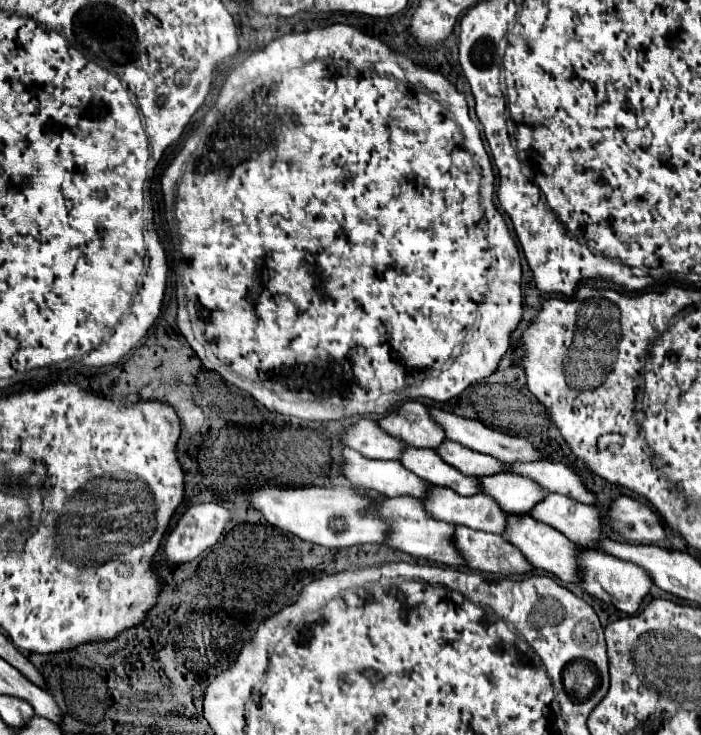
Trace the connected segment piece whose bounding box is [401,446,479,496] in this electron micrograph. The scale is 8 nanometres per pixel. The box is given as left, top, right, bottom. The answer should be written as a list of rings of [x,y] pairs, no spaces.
[[[407,446],[401,452],[401,464],[415,472],[421,480],[427,480],[435,486],[453,488],[463,496],[477,494],[477,480],[471,476],[463,476],[459,470],[447,466],[447,462],[439,460],[439,454],[431,448],[415,448]]]

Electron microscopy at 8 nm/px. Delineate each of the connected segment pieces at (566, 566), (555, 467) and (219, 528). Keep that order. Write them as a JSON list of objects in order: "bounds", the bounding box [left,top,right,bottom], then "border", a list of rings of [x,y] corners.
[{"bounds":[505,514,579,582],"border":[[[511,514],[507,516],[507,528],[505,528],[505,538],[511,542],[521,554],[527,558],[527,562],[533,568],[545,570],[555,574],[561,582],[577,582],[577,560],[575,556],[579,554],[579,548],[571,548],[571,542],[567,536],[563,536],[559,530],[533,520],[529,514]]]},{"bounds":[505,460,595,504],"border":[[[535,460],[535,462],[513,462],[505,466],[505,472],[515,472],[537,482],[545,492],[559,492],[583,504],[593,504],[595,496],[583,486],[579,476],[561,462]]]},{"bounds":[163,502,231,564],"border":[[[215,502],[213,504],[193,504],[179,518],[175,528],[167,534],[167,540],[165,540],[165,546],[163,546],[163,560],[169,562],[169,564],[185,564],[185,562],[195,560],[203,550],[211,548],[219,540],[219,536],[221,536],[225,524],[229,522],[229,518],[231,518],[229,510],[223,508],[221,504],[215,504]]]}]

